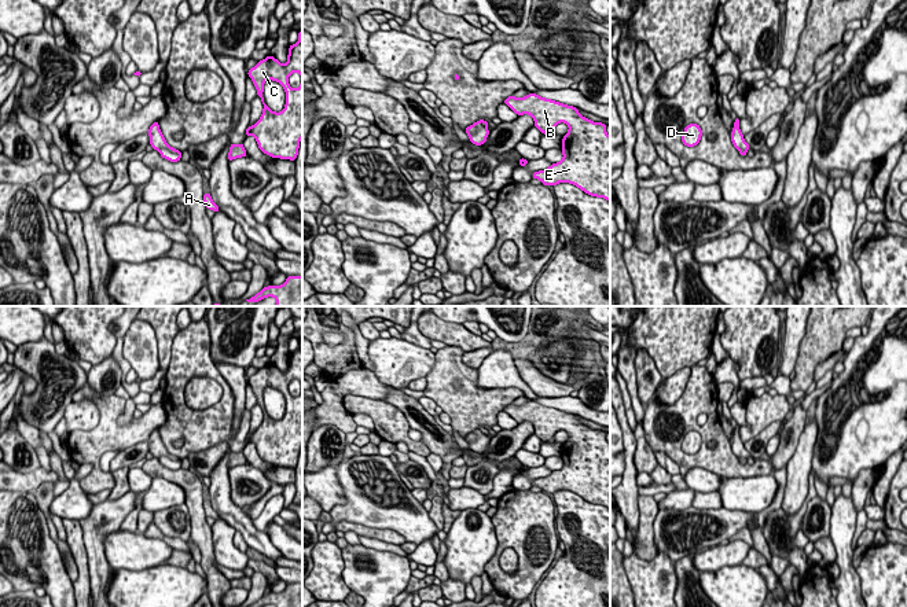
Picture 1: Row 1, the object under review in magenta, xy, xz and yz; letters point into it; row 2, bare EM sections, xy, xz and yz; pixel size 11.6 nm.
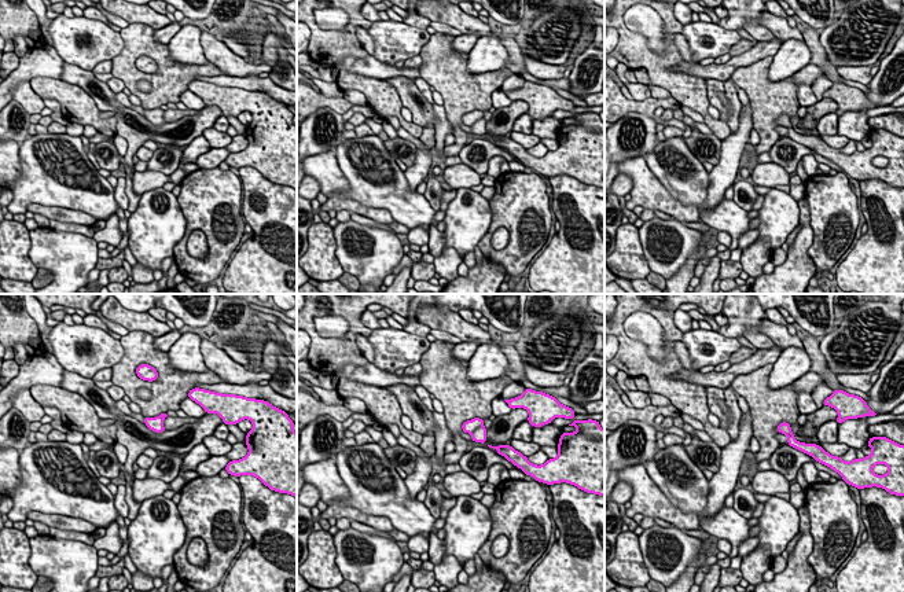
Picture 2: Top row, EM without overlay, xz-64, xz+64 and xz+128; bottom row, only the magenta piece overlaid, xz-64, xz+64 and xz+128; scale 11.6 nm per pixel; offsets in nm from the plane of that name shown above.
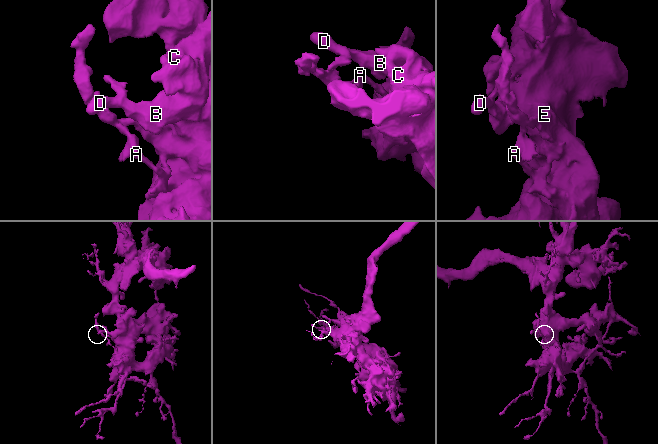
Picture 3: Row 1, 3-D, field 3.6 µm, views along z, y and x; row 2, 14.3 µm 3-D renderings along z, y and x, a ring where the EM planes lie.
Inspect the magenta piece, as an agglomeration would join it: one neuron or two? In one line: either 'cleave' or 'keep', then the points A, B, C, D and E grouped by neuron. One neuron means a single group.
cleave; groups A / B C D E

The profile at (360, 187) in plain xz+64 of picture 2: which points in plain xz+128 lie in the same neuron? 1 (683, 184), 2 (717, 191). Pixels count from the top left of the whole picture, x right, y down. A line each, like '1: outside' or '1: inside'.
1: inside
2: outside

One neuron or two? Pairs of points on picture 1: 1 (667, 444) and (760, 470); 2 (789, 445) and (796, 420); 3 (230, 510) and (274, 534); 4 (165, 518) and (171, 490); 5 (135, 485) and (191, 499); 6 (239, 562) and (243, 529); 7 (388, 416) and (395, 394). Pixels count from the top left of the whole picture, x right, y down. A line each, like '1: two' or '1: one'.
1: one
2: one
3: two
4: two
5: two
6: two
7: two

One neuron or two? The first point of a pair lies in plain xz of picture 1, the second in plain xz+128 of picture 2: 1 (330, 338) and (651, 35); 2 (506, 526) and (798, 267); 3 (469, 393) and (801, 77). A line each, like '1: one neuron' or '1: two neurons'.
1: one neuron
2: two neurons
3: two neurons

